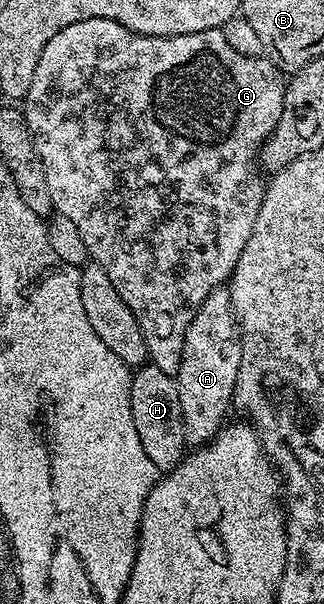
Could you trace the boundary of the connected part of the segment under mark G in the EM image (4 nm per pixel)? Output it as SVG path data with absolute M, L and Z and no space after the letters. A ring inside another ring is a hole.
M89 17L56 31L56 35L44 43L44 51L40 51L40 63L36 63L36 71L32 71L32 83L24 98L24 112L28 119L28 131L32 131L32 139L36 143L36 155L40 155L40 163L44 163L44 175L48 175L52 203L57 213L72 219L74 226L80 230L80 239L84 239L89 260L104 267L108 279L112 279L112 287L116 287L120 299L124 299L132 315L136 315L136 323L140 323L140 335L144 335L144 347L148 347L149 364L160 367L164 375L177 378L180 359L184 355L184 335L188 331L188 323L192 323L204 299L208 299L214 289L223 288L229 282L240 259L240 251L244 251L244 243L248 243L252 227L256 227L256 215L260 215L266 194L258 153L280 119L285 90L284 74L277 65L271 63L269 57L238 54L224 40L220 29L175 37L149 37L133 33L119 21Z

